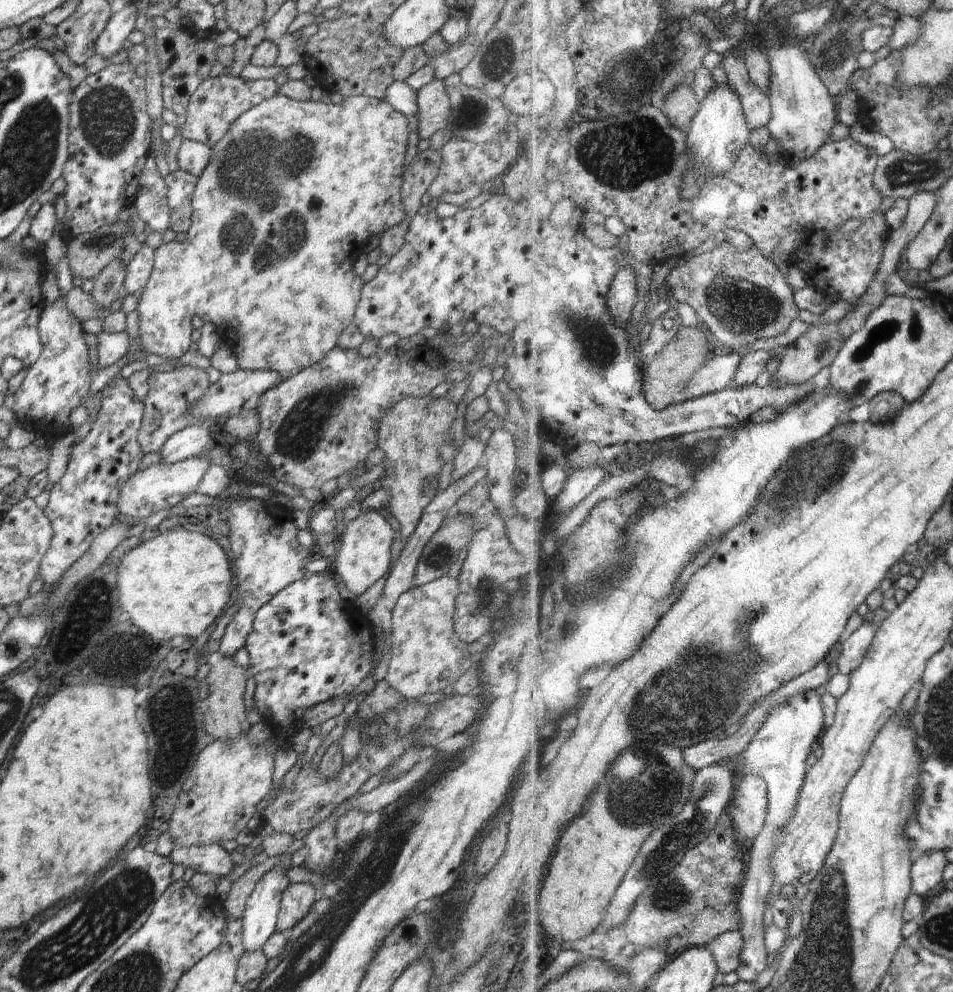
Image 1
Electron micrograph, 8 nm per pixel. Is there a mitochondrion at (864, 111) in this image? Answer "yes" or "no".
no

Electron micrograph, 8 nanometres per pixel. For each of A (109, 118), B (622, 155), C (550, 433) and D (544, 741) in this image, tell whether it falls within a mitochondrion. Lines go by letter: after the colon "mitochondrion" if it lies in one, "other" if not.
A: mitochondrion
B: mitochondrion
C: other
D: other

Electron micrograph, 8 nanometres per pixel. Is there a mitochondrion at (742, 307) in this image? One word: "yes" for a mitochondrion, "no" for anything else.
yes

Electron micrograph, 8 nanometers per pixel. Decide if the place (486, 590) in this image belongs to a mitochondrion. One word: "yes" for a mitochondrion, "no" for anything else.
yes

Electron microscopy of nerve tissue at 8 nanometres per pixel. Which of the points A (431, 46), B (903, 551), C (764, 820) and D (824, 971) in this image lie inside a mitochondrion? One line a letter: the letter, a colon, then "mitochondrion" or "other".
A: other
B: other
C: other
D: mitochondrion

